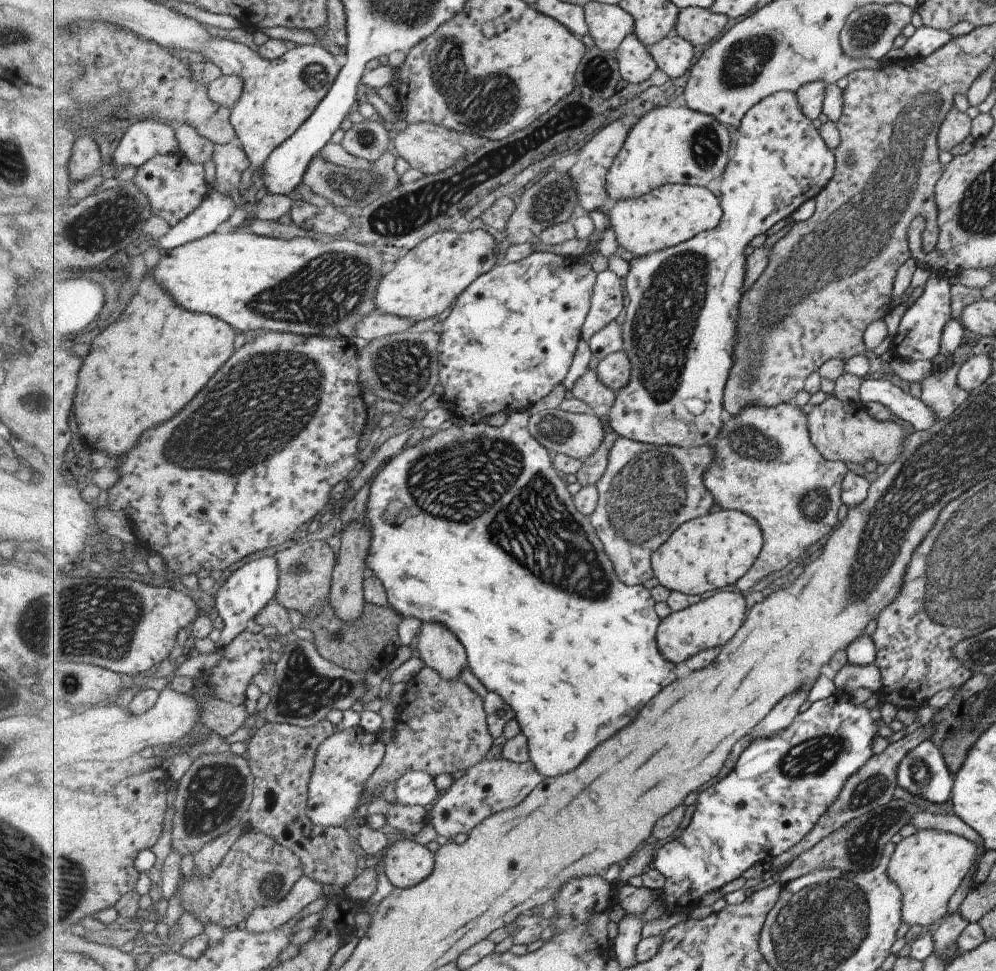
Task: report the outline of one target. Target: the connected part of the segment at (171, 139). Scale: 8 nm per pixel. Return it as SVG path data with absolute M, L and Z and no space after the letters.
M147 119L128 128L112 156L112 165L132 166L138 170L153 158L180 152L177 131L165 121Z

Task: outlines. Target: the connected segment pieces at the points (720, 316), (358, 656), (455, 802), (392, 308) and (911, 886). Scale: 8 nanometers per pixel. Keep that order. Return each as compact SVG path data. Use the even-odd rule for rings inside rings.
M780 91L765 98L759 105L750 111L743 118L741 127L736 129L736 137L734 138L734 146L731 153L730 165L727 166L726 173L717 184L721 192L720 200L722 208L725 212L722 222L709 231L704 231L692 240L684 244L652 253L645 257L633 258L630 262L630 272L626 279L625 291L630 299L629 305L625 306L622 315L623 337L625 342L624 350L628 352L632 365L632 378L629 385L620 392L616 398L613 409L610 413L609 424L620 436L634 439L635 441L658 446L675 446L675 447L703 447L706 445L715 445L721 437L722 429L726 424L723 420L723 409L725 409L725 390L727 382L730 378L730 371L733 369L735 362L734 350L738 344L738 326L741 310L741 302L746 280L746 260L745 248L749 246L749 242L753 238L757 238L760 234L769 232L769 228L773 228L777 222L791 218L795 212L801 209L801 206L809 200L814 200L822 190L830 183L830 179L834 177L833 173L833 152L829 151L821 136L817 134L817 130L811 124L811 118L802 110L796 93L792 91Z
M327 602L322 607L322 612L304 623L304 626L313 633L315 647L326 660L351 672L364 673L368 669L374 670L375 665L380 667L379 655L386 646L398 648L402 645L398 635L398 624L401 620L402 616L395 614L392 608L365 603L363 614L357 621L341 621L331 602Z
M505 758L486 760L470 766L456 780L452 780L448 790L437 798L436 803L427 813L428 823L435 833L451 841L457 834L471 833L484 819L500 811L521 804L539 784L543 776L537 772L532 761L515 763Z
M452 230L437 232L389 267L373 298L376 310L413 323L444 317L467 288L491 271L497 262L497 253L495 238L485 230L462 234Z
M916 830L907 838L896 838L894 852L891 854L886 876L893 882L902 893L901 919L905 924L922 926L923 928L931 922L935 922L945 914L947 901L958 886L961 884L965 874L973 864L973 859L979 857L979 846L975 842L965 840L961 836L940 830Z

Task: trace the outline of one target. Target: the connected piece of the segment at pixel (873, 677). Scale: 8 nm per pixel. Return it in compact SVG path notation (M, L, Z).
M847 663L830 678L837 692L850 692L856 688L866 688L875 694L883 690L879 672L874 665L854 666Z

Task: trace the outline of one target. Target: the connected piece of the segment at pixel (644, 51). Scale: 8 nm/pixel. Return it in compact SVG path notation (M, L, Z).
M635 33L619 46L616 58L620 66L620 74L633 84L645 82L658 69L658 63L650 54L649 48Z

